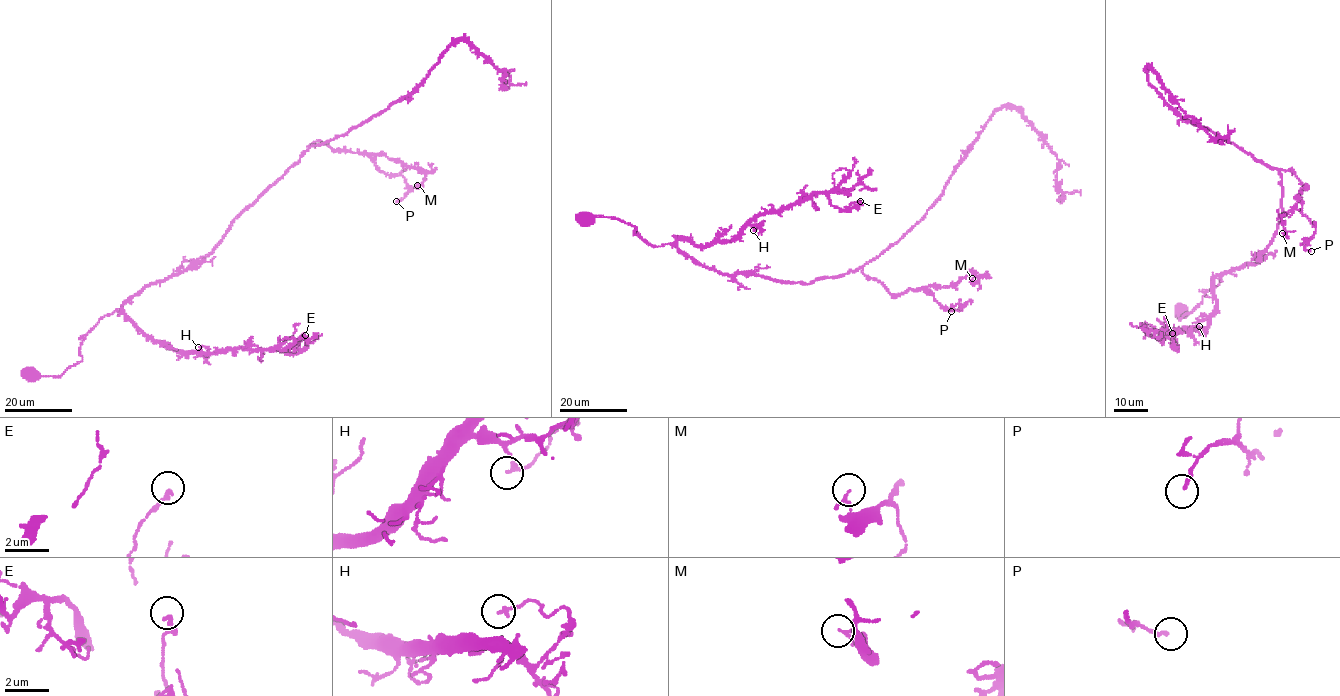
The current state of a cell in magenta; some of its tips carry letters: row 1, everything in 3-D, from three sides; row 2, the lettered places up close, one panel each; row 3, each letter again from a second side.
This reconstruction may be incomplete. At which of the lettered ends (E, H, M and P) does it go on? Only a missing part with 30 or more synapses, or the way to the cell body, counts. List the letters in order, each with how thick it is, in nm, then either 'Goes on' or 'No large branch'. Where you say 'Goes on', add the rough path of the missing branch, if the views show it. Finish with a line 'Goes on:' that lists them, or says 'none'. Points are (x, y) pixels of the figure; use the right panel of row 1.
E: Thickness 160 nm. No large branch
H: Thickness 160 nm. No large branch
M: Thickness 140 nm. No large branch
P: Thickness 140 nm. No large branch
Goes on: none

